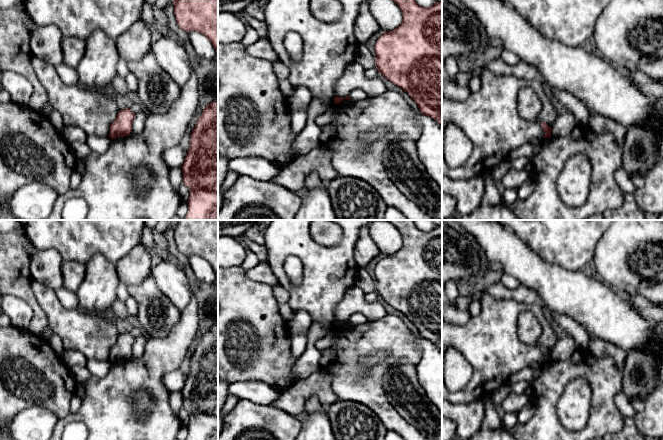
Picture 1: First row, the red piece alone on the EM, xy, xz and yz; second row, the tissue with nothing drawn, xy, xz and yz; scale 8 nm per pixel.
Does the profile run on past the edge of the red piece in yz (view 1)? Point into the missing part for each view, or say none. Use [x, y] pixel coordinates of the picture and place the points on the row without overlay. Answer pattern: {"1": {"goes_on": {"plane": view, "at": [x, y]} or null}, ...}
{"1": {"goes_on": null}}

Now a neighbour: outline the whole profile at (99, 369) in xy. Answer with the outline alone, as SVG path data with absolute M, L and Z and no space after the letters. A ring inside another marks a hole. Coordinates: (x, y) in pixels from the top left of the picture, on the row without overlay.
M87 359L85 367L90 371L92 376L95 376L97 378L103 378L108 374L111 366L112 363L109 360L98 361L95 359Z

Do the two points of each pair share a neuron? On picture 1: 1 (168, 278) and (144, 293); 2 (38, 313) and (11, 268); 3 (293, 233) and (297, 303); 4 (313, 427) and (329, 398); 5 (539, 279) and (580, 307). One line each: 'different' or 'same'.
1: different
2: same
3: same
4: different
5: same

